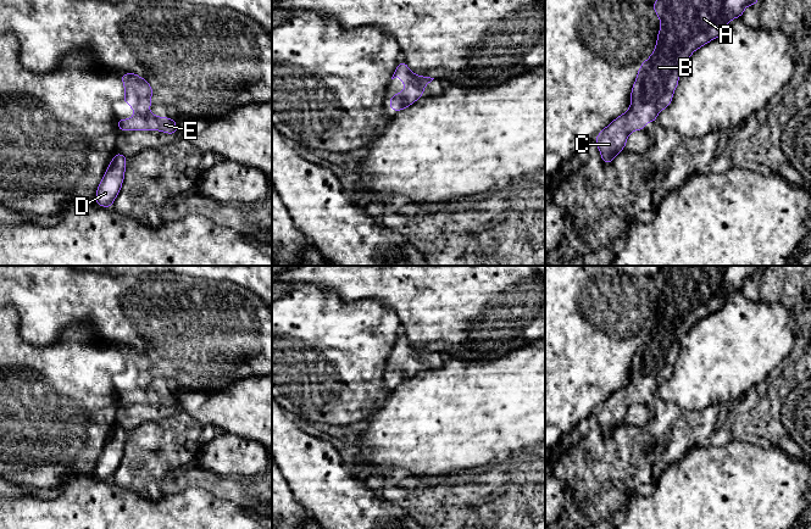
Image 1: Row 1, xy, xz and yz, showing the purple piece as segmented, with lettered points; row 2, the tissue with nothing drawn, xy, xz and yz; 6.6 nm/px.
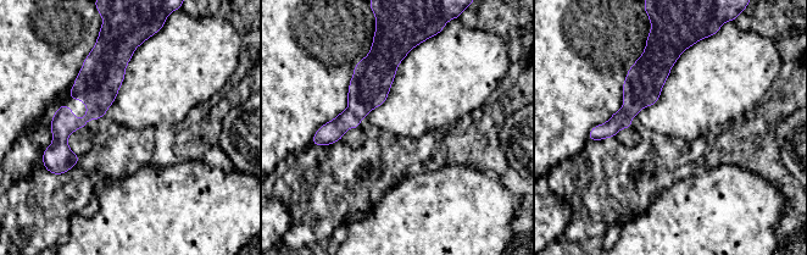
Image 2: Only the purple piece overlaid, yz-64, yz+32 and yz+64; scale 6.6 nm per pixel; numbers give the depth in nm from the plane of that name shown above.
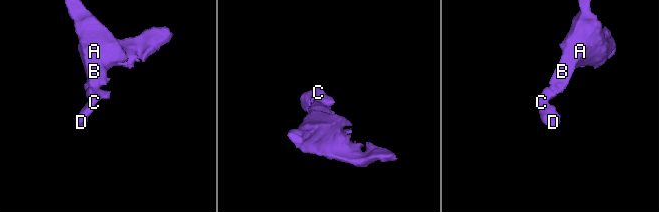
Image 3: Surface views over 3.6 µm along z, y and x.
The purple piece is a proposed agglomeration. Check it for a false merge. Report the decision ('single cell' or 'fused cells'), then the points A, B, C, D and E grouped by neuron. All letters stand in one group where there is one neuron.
single cell; groups A B C D E

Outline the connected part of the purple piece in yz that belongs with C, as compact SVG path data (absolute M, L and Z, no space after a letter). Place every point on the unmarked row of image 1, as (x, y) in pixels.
M662 266L659 269L652 280L660 291L661 302L651 329L639 340L631 366L631 380L595 411L604 436L611 436L626 421L633 403L644 403L646 395L655 395L657 388L671 378L681 341L691 327L722 308L728 295L741 290L745 280L757 278L759 271L760 266Z

